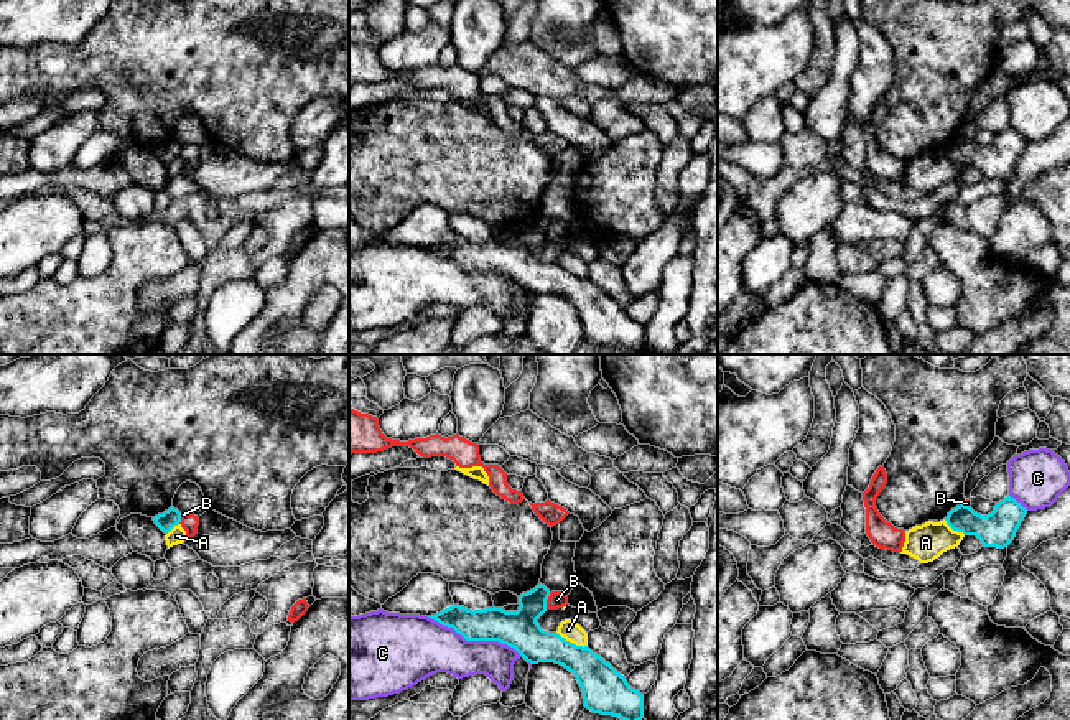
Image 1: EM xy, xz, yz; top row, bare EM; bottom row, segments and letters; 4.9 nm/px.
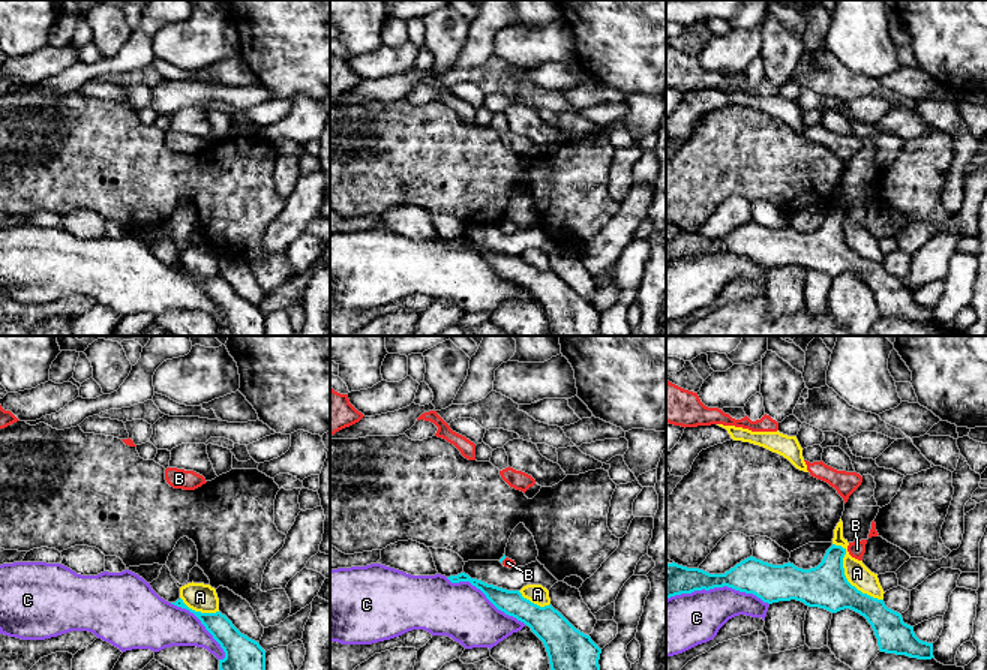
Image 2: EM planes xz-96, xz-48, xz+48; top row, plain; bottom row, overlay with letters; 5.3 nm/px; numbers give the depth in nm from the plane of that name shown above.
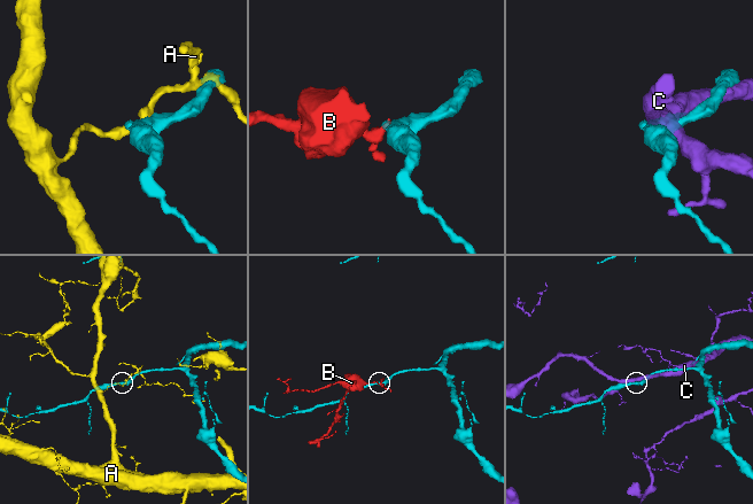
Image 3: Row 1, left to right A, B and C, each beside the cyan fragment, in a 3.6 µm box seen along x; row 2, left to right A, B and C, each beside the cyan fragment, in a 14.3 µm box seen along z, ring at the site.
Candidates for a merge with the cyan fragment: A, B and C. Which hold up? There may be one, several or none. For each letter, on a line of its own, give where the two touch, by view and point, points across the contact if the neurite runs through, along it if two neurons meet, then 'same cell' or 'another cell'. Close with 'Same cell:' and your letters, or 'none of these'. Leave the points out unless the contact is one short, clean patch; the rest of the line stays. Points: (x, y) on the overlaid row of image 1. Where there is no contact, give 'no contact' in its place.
A: meets cyan in xz at (572, 643); another cell
B: meets cyan in xz at (545, 602); border along xz (550, 593), (545, 608); another cell
C: meets cyan in xz at (474, 640); another cell
Same cell: none of these

